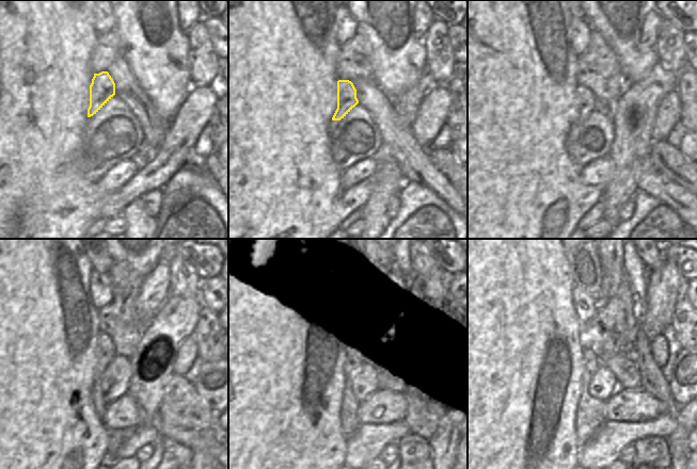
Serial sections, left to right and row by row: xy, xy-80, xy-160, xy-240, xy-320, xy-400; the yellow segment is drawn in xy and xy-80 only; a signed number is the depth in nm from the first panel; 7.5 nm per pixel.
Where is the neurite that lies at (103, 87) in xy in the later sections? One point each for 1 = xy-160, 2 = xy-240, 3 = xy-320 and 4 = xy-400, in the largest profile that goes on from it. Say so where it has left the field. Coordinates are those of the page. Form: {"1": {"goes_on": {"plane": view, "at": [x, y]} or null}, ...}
{"1": {"goes_on": {"plane": "xy-160", "at": [586, 99]}}, "2": {"goes_on": {"plane": "xy-240", "at": [106, 346]}}, "3": {"goes_on": {"plane": "xy-320", "at": [348, 419]}}, "4": {"goes_on": {"plane": "xy-400", "at": [590, 410]}}}

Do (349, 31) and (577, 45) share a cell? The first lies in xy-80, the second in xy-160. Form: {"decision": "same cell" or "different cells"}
{"decision": "same cell"}

